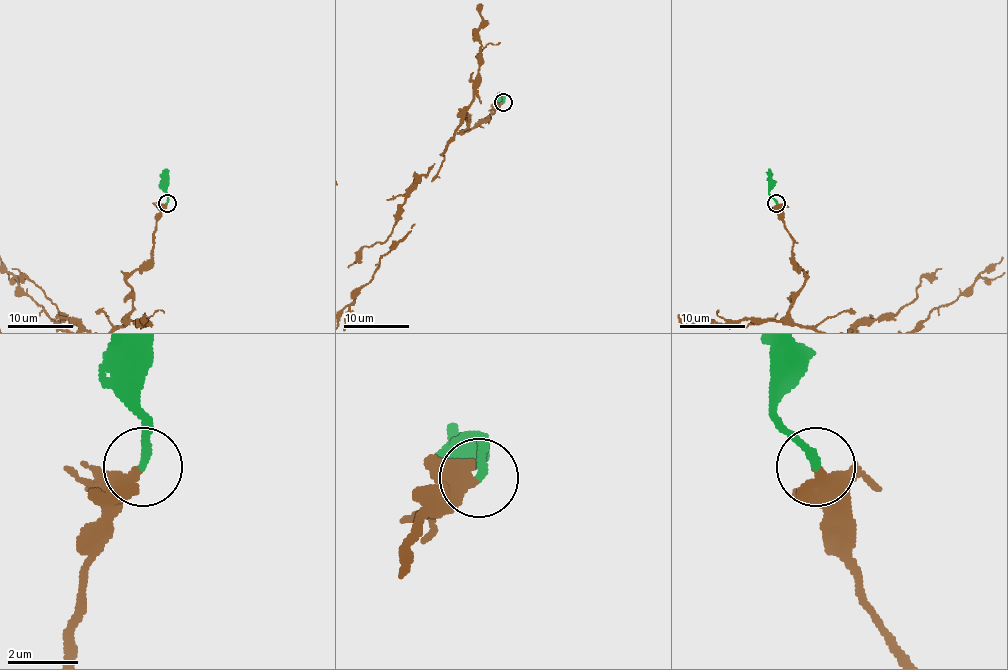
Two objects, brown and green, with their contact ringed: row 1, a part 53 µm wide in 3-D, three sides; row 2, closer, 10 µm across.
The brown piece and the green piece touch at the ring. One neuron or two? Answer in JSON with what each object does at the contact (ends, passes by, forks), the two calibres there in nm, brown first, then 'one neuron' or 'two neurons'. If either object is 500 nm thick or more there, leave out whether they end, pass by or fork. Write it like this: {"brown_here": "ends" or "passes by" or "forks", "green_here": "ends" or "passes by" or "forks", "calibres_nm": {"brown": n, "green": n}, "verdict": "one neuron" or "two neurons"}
{"brown_here": "ends", "green_here": "ends", "calibres_nm": {"brown": 400, "green": 220}, "verdict": "one neuron"}

